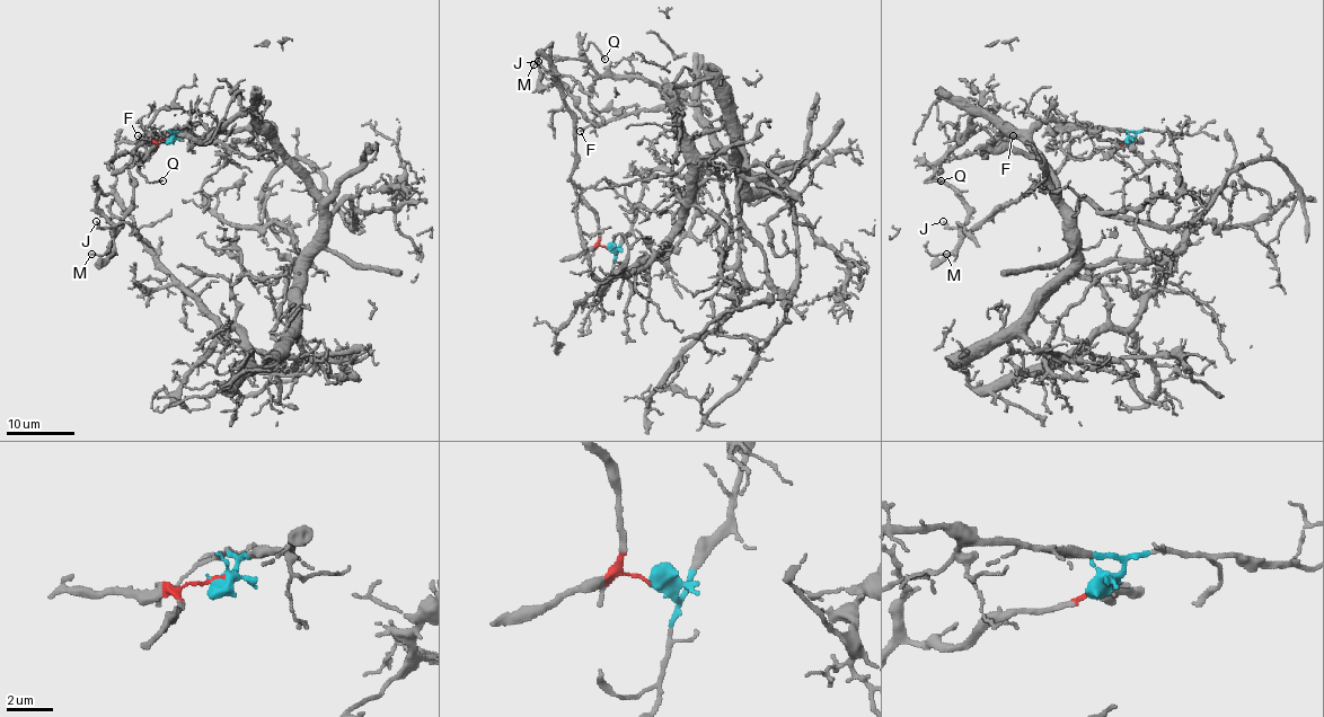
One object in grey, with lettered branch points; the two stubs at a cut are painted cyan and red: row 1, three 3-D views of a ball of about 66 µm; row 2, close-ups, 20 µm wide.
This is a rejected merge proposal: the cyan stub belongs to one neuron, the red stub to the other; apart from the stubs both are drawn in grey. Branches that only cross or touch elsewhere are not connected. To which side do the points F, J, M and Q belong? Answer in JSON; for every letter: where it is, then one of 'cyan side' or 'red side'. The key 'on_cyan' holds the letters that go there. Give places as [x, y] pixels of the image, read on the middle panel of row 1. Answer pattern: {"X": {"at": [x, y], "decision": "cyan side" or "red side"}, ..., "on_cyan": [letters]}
{"F": {"at": [580, 131], "decision": "cyan side"}, "J": {"at": [538, 61], "decision": "red side"}, "M": {"at": [533, 64], "decision": "red side"}, "Q": {"at": [605, 59], "decision": "cyan side"}, "on_cyan": ["F", "Q"]}

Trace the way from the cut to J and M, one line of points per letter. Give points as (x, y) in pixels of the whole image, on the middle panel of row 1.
J: (610, 247), (600, 244), (598, 215), (571, 180), (575, 161), (575, 115), (567, 106), (557, 80), (538, 62)
M: (610, 247), (600, 244), (598, 215), (571, 180), (575, 115), (555, 82), (552, 65), (541, 55), (532, 65)

